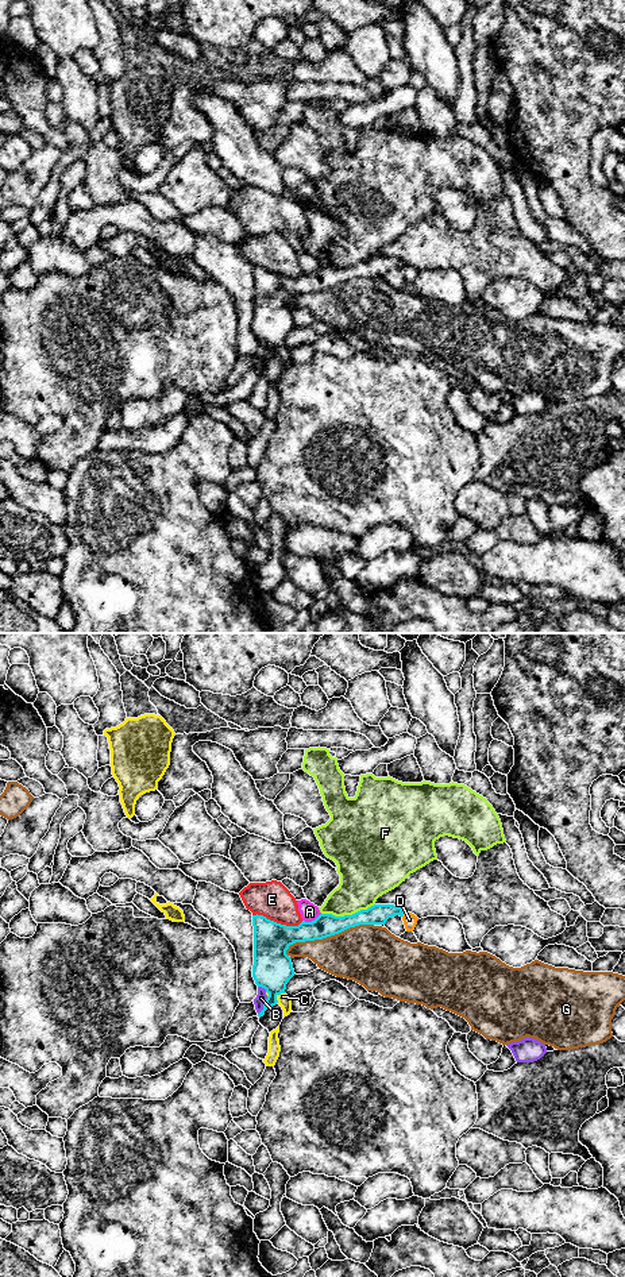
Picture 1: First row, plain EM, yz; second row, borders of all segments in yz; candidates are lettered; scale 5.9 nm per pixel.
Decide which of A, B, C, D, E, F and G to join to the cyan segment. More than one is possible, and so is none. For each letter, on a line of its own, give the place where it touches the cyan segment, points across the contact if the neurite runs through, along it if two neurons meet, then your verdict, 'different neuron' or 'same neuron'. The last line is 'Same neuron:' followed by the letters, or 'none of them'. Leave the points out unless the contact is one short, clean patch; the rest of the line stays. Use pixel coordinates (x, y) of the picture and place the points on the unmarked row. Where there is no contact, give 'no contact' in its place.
A: meets cyan in yz at (312, 273); border along yz (320, 265), (311, 273), (303, 273); different neuron
B: meets cyan in yz at (263, 358); different neuron
C: meets cyan in yz at (276, 348); different neuron
D: meets cyan in yz at (402, 266); different neuron
E: meets cyan in yz at (278, 276); different neuron
F: meets cyan in yz at (347, 267); different neuron
G: meets cyan in yz at (327, 288); different neuron
Same neuron: none of them

